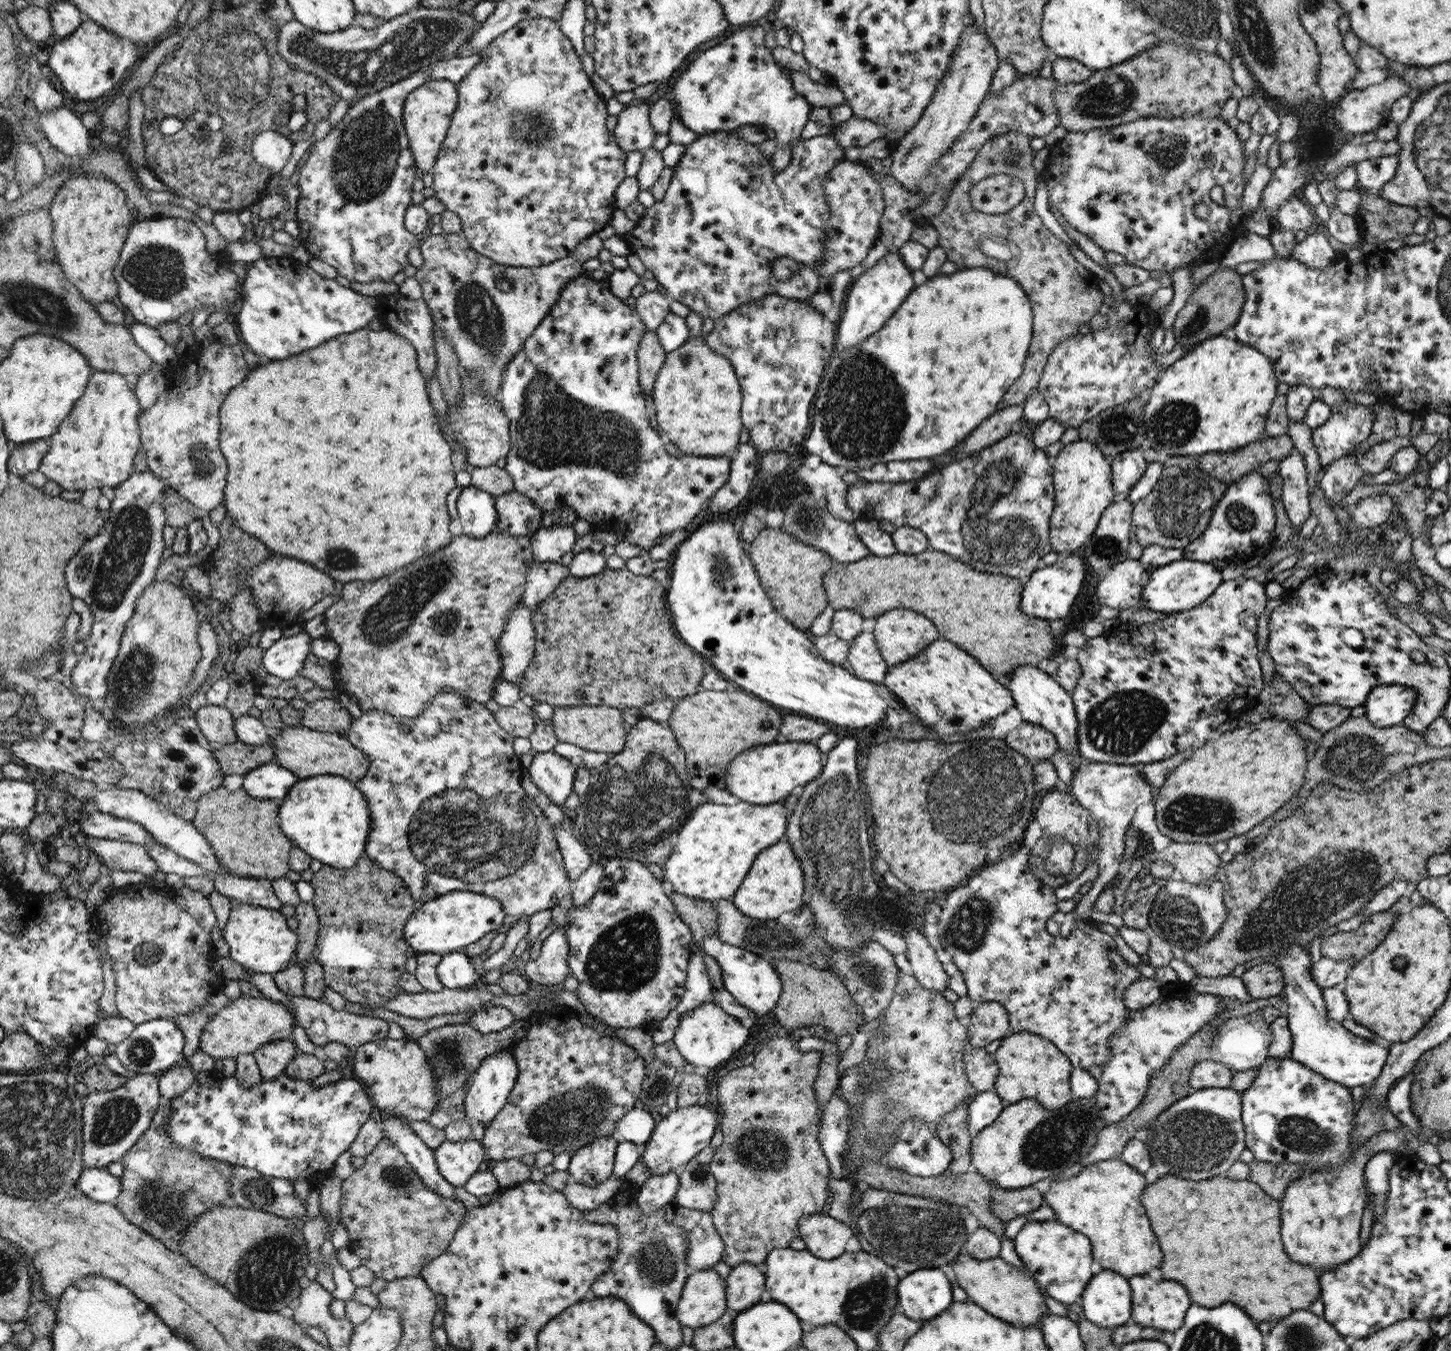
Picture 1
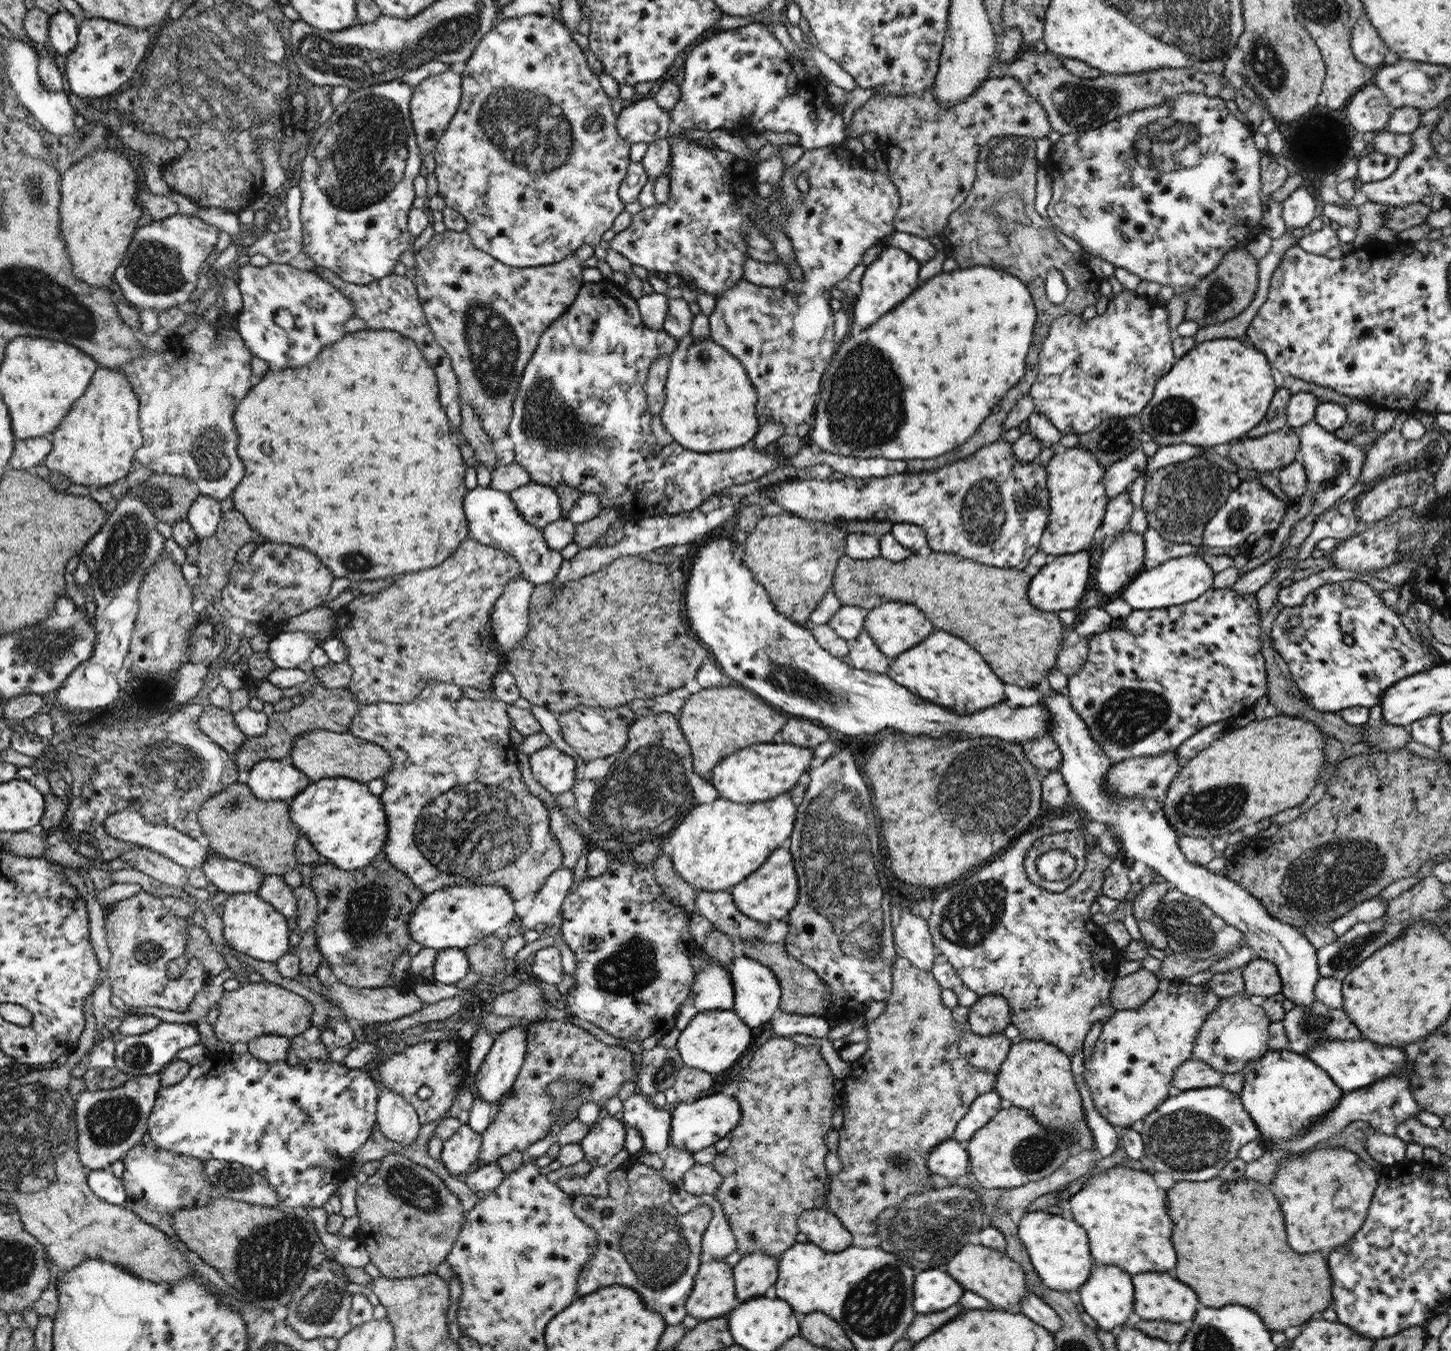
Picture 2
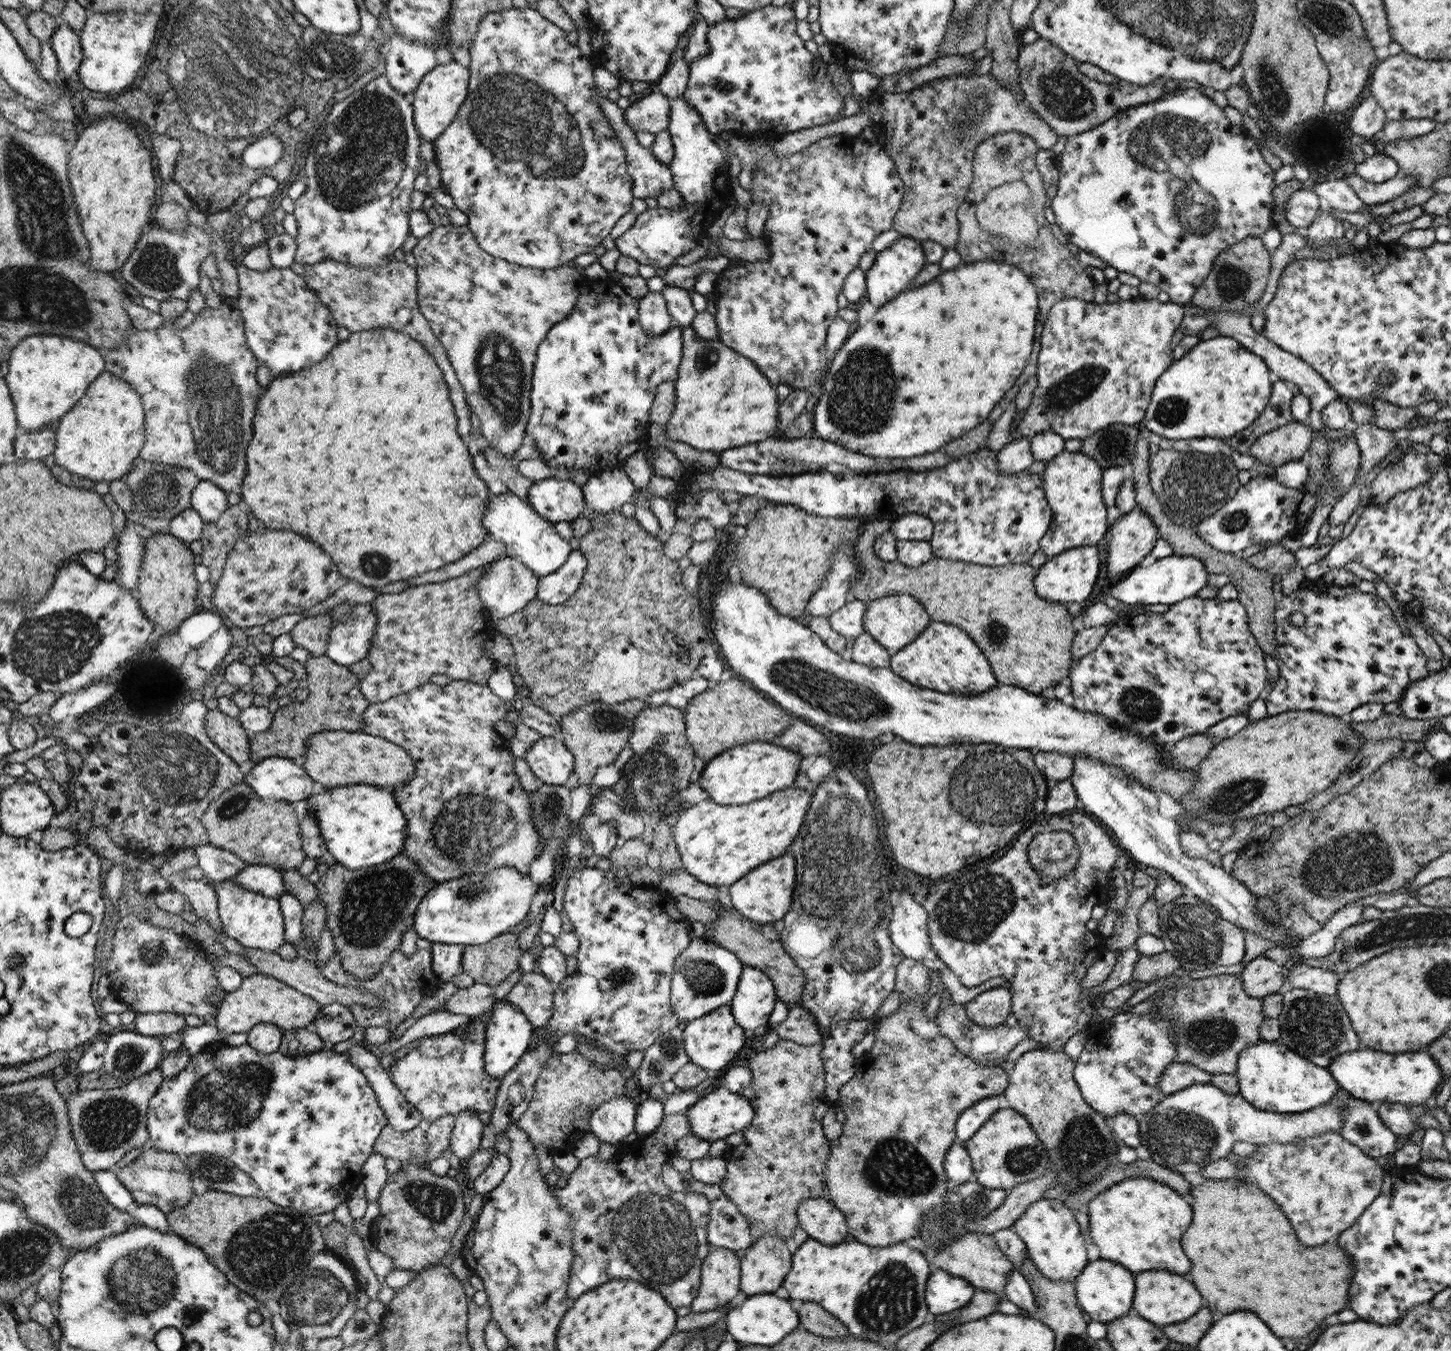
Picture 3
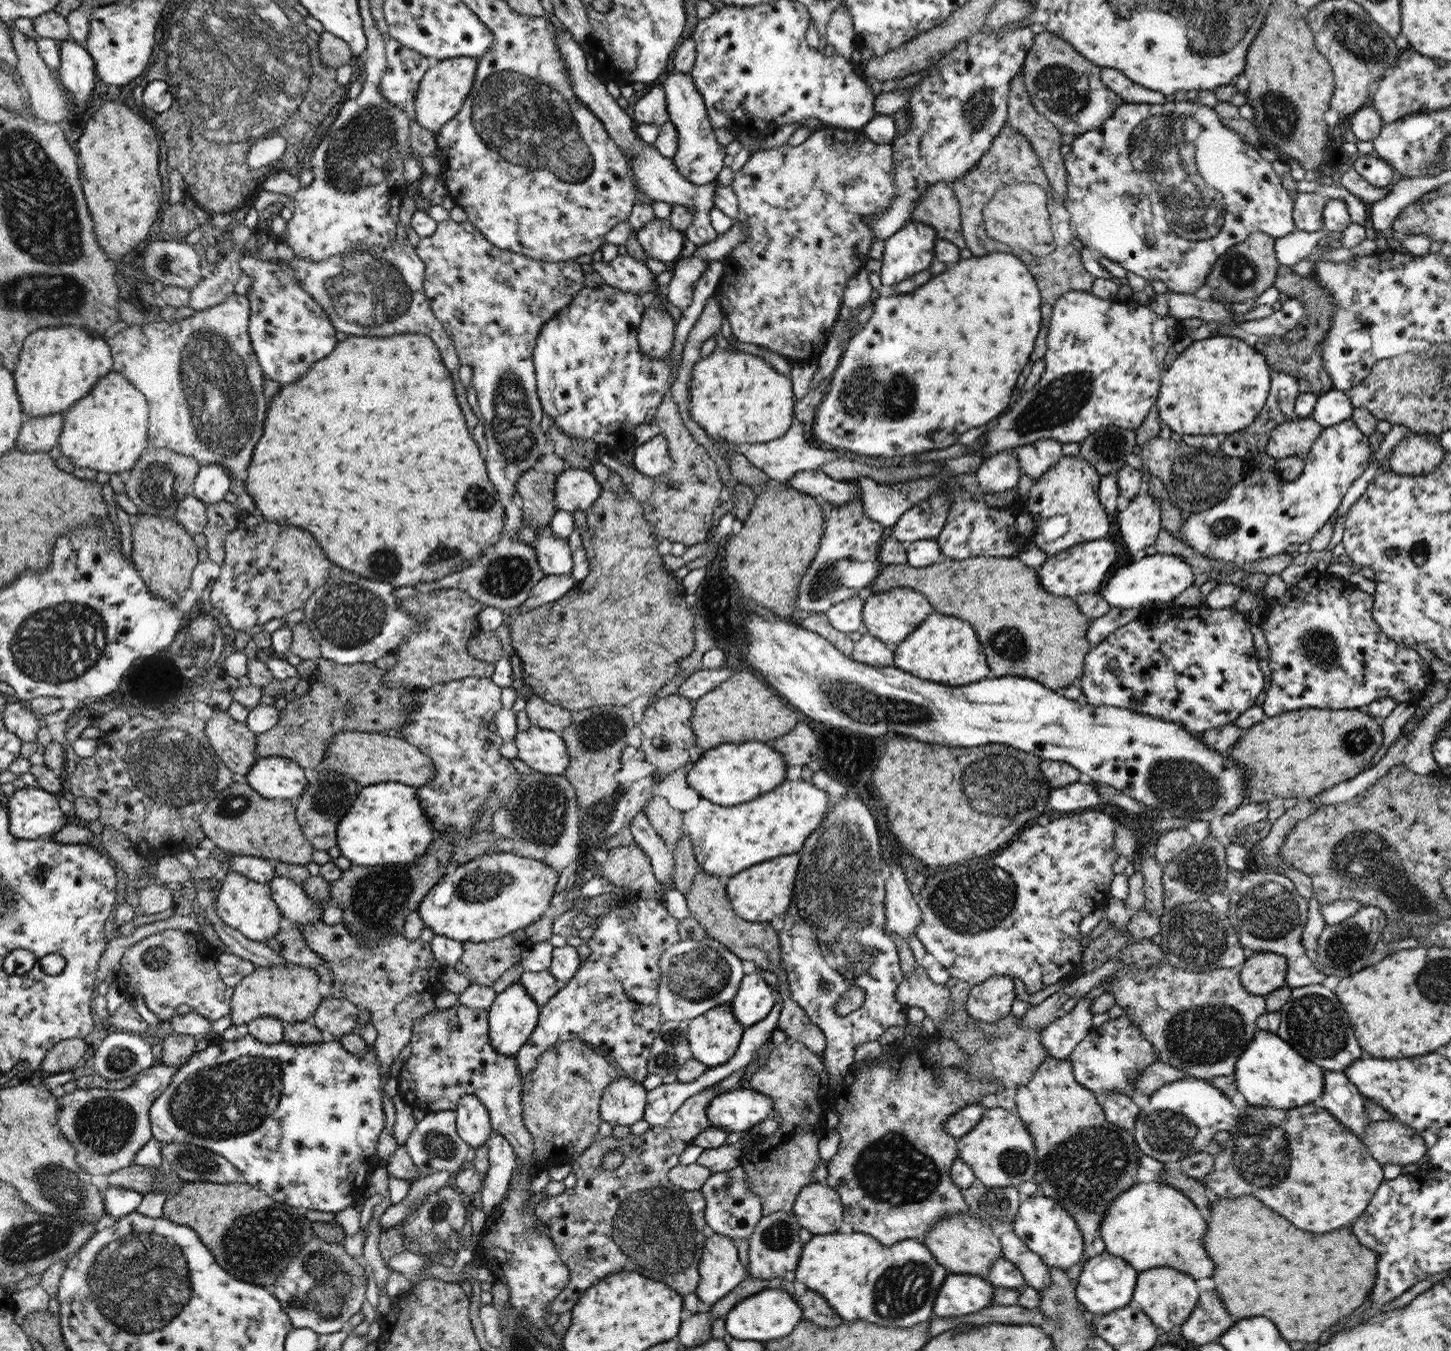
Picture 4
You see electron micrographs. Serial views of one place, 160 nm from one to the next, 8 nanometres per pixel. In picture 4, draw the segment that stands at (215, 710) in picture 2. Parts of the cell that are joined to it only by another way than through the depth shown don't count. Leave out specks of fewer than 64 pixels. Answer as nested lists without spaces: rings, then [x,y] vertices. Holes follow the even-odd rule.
[[[216,711],[216,716],[208,722],[208,736],[216,744],[216,752],[224,756],[224,764],[241,781],[256,762],[258,734],[252,732],[245,723],[233,718],[227,711]]]

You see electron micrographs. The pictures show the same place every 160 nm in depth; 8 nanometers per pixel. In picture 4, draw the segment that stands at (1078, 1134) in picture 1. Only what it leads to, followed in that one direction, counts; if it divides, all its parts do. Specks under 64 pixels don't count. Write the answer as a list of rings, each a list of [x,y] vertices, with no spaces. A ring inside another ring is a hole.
[[[1002,1107],[987,1108],[980,1122],[957,1141],[959,1158],[974,1171],[975,1177],[988,1187],[1017,1187],[1032,1180],[1037,1166],[1037,1152],[1032,1135],[1014,1111]]]

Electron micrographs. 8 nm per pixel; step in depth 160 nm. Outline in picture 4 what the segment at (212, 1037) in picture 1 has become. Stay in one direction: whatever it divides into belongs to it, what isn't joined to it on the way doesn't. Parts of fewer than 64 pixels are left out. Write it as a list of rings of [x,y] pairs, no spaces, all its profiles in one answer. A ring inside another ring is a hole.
[[[303,965],[258,967],[234,988],[229,1014],[231,1024],[248,1024],[262,1016],[276,1017],[283,1022],[306,1021],[315,1014],[323,1000],[318,993],[318,984],[320,977],[316,971]]]

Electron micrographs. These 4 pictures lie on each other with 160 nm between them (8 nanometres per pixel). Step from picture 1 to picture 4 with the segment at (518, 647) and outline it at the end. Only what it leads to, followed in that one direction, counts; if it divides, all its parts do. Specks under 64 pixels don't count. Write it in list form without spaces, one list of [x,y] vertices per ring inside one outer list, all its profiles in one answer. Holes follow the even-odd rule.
[[[506,496],[506,503],[507,518],[503,524],[503,536],[497,544],[483,552],[481,557],[474,560],[466,569],[446,575],[444,578],[435,580],[432,583],[418,583],[413,587],[416,587],[420,594],[447,588],[460,589],[469,592],[472,597],[481,601],[484,607],[494,607],[505,614],[513,608],[521,608],[528,600],[532,587],[539,580],[542,580],[545,574],[539,567],[536,551],[534,551],[532,544],[520,543],[515,537],[520,525],[525,523],[521,498],[514,496],[514,499],[512,499]]]

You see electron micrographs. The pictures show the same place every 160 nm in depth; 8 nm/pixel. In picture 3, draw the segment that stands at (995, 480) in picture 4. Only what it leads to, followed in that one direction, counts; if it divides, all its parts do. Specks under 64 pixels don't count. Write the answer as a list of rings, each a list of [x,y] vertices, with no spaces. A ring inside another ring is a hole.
[[[1014,437],[997,452],[998,468],[1007,475],[1026,472],[1034,460],[1031,441],[1026,437]]]

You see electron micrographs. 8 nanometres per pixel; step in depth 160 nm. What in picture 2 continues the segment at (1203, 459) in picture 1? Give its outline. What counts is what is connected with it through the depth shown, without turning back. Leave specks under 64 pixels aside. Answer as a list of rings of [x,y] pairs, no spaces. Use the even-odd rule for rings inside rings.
[[[1286,425],[1276,432],[1233,442],[1227,458],[1239,469],[1278,472],[1298,460],[1301,442],[1294,427]]]

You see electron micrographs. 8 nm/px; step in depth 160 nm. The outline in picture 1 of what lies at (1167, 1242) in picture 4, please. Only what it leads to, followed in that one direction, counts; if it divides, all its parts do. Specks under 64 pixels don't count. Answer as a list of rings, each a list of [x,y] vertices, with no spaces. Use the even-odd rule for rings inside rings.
[[[1118,1158],[1085,1166],[1070,1176],[1072,1178],[1068,1180],[1051,1182],[1048,1192],[1043,1194],[1043,1197],[1046,1204],[1054,1210],[1055,1218],[1060,1223],[1089,1238],[1094,1261],[1102,1264],[1102,1268],[1120,1272],[1126,1278],[1156,1268],[1162,1262],[1162,1252],[1150,1228],[1146,1211],[1140,1204],[1140,1194],[1146,1188],[1144,1178],[1148,1174],[1138,1172]]]

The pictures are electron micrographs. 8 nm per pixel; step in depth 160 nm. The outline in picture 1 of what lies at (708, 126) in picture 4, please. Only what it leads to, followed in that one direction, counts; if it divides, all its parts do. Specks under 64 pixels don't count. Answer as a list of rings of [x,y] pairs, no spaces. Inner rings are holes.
[[[714,131],[709,132],[703,135],[699,135],[699,137],[694,141],[691,142],[689,145],[686,146],[685,154],[684,156],[678,161],[678,164],[673,168],[673,175],[671,178],[671,183],[669,184],[669,187],[667,188],[665,197],[659,201],[654,203],[650,208],[646,208],[645,213],[642,215],[642,217],[639,219],[638,222],[635,223],[635,227],[632,231],[628,232],[626,234],[625,240],[628,243],[628,246],[631,248],[631,252],[634,254],[637,254],[640,257],[640,260],[644,263],[644,266],[649,270],[652,271],[654,274],[655,280],[658,281],[660,286],[664,287],[664,290],[666,290],[666,293],[674,299],[676,302],[680,302],[683,305],[686,305],[692,313],[696,313],[702,317],[702,319],[711,318],[712,320],[720,319],[720,317],[724,315],[728,315],[728,313],[732,313],[733,311],[736,311],[739,307],[743,307],[744,305],[750,303],[750,301],[758,301],[758,299],[762,299],[762,296],[766,295],[772,295],[774,293],[774,288],[770,286],[770,278],[774,277],[774,268],[772,268],[772,264],[775,262],[776,259],[780,259],[781,256],[784,258],[791,258],[792,260],[795,260],[796,262],[802,262],[805,264],[808,268],[811,268],[812,271],[817,270],[817,262],[819,260],[823,260],[823,252],[825,252],[825,236],[827,236],[827,222],[828,219],[831,218],[831,205],[828,204],[827,197],[824,196],[824,187],[823,182],[825,181],[825,176],[833,169],[835,168],[836,164],[838,164],[842,160],[842,148],[838,146],[839,142],[836,142],[835,137],[832,134],[827,135],[819,135],[814,136],[810,139],[802,139],[798,140],[798,142],[793,146],[793,150],[791,153],[791,159],[788,163],[788,166],[782,170],[782,172],[775,173],[773,171],[772,166],[772,158],[764,156],[762,152],[759,150],[758,144],[752,144],[748,143],[744,138],[741,138],[738,136],[735,131]]]

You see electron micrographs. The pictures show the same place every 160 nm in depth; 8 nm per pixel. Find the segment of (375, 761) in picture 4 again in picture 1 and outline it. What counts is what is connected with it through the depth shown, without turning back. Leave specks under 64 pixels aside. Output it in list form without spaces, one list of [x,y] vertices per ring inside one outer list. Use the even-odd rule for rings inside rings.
[[[300,725],[284,726],[274,738],[276,764],[290,769],[299,779],[308,779],[318,775],[336,775],[358,782],[371,770],[371,758],[347,737],[339,733],[317,731]]]

